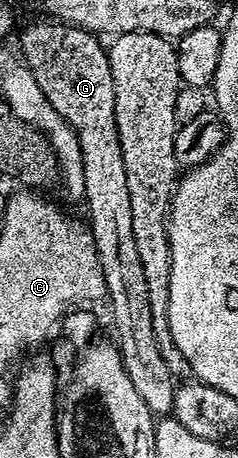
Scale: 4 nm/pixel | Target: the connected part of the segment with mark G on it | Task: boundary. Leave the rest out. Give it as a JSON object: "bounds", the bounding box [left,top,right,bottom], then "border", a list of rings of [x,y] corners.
{"bounds":[20,17,180,417],"border":[[[50,17],[39,18],[23,29],[20,55],[32,77],[36,77],[36,85],[40,85],[40,93],[44,93],[48,105],[52,105],[52,109],[64,117],[80,141],[84,200],[90,206],[88,224],[107,283],[110,311],[114,314],[113,338],[122,354],[122,364],[128,377],[132,377],[132,385],[136,385],[136,393],[144,397],[144,405],[148,405],[156,417],[166,417],[174,410],[173,401],[180,383],[168,370],[152,329],[152,309],[149,308],[144,265],[141,264],[132,235],[131,198],[117,135],[116,98],[107,48],[102,47],[103,40],[90,31]]]}

